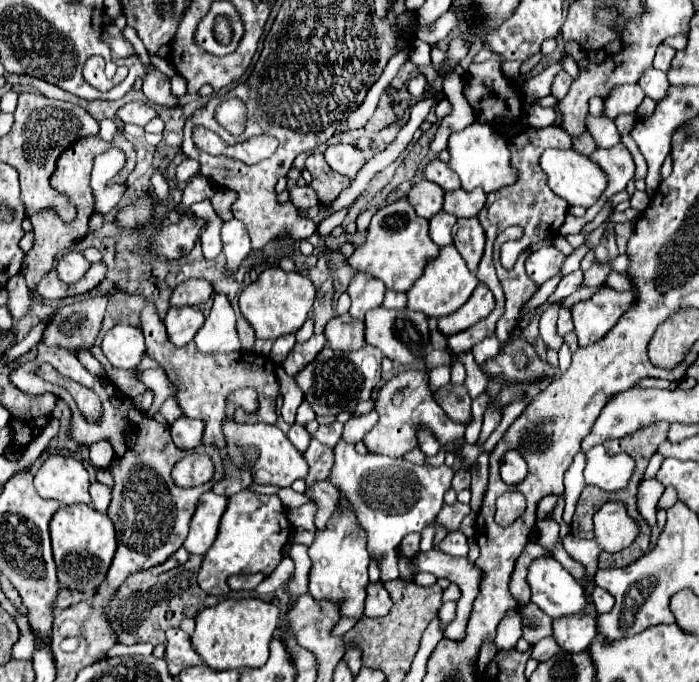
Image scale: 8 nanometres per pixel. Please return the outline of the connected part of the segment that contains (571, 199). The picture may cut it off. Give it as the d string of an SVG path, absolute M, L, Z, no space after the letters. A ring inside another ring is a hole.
M570 148L570 150L546 150L540 158L540 166L548 176L550 190L556 196L564 198L572 206L582 206L582 208L594 206L608 184L604 170L596 162L592 162L588 156L578 154L574 148Z

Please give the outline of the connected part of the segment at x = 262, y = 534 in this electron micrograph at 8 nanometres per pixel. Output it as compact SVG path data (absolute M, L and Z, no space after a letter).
M242 490L242 492L234 494L234 496L230 496L228 498L228 508L226 508L226 512L222 516L222 522L220 522L218 538L212 544L212 548L204 554L204 562L202 562L202 568L198 572L200 588L210 596L228 596L226 580L232 574L256 574L256 572L262 572L268 578L282 560L282 546L288 542L290 530L292 528L290 528L286 516L284 516L282 502L276 496L258 496L258 494L252 494L248 490Z

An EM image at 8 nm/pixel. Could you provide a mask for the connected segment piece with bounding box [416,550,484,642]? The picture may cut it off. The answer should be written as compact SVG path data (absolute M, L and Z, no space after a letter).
M438 550L418 554L416 566L420 572L430 572L436 578L448 578L450 582L458 584L458 588L462 590L456 618L444 630L446 638L460 642L464 638L464 632L466 632L466 622L468 622L468 616L472 612L472 602L478 596L480 576L484 576L484 574L468 558L454 558L454 556L448 556L444 552L438 552Z

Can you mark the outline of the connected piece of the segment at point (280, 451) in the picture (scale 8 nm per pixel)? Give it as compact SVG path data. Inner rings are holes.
M228 416L228 420L224 422L224 432L228 438L228 456L236 466L240 466L240 450L244 450L248 446L256 446L260 450L258 462L252 468L256 484L272 484L278 488L286 488L286 486L292 486L294 480L306 478L308 464L306 464L304 456L300 452L296 452L296 448L292 448L292 442L278 426L270 426L264 422L240 426L240 424L234 424L234 420Z

